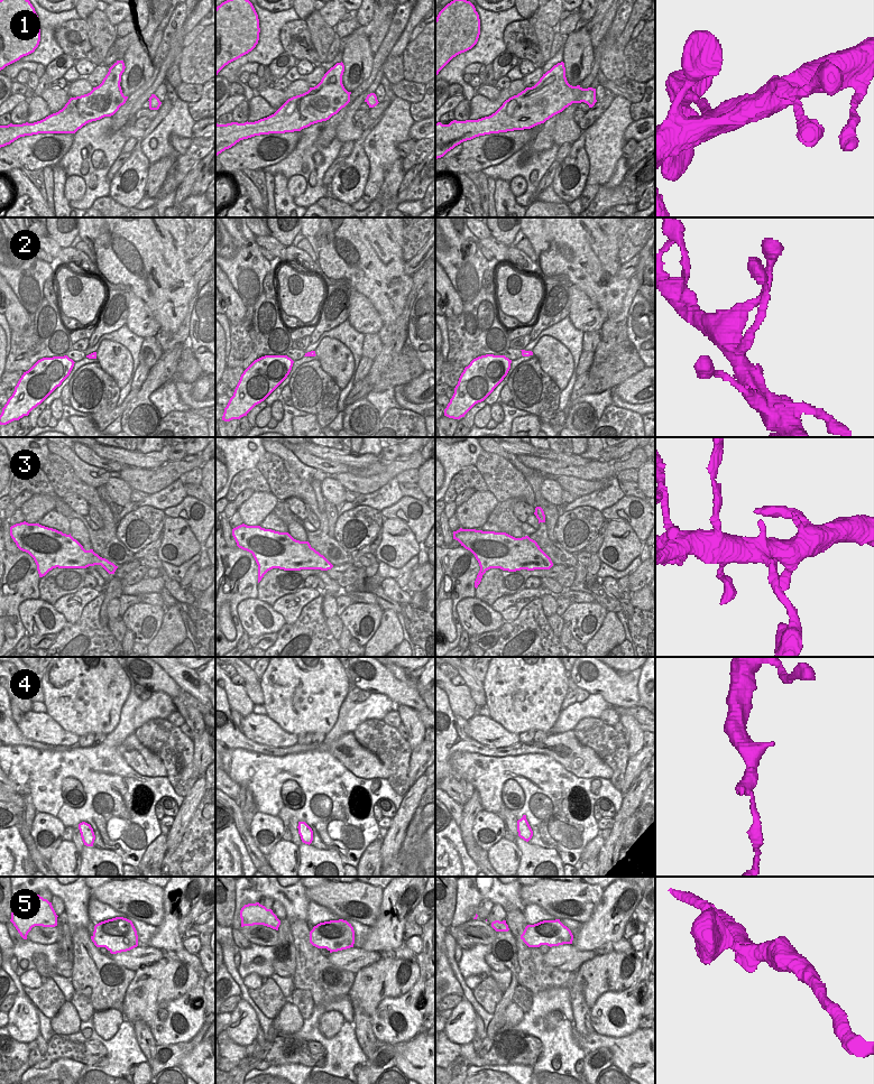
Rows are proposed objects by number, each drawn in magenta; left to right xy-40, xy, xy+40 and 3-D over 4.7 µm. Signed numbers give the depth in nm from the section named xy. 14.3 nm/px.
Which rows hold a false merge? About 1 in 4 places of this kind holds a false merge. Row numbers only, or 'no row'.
no row

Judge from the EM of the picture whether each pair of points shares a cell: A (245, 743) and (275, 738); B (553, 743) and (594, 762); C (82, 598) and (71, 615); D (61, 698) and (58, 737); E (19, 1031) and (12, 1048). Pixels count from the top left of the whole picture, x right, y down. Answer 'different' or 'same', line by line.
A: different
B: same
C: same
D: different
E: different

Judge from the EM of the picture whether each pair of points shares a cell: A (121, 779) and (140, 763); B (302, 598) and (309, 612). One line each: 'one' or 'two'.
A: two
B: two

